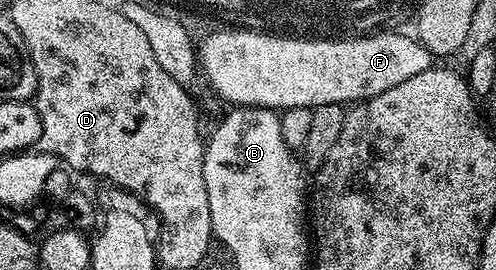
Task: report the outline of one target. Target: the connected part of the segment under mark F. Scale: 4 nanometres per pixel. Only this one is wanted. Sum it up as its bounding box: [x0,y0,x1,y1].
[197,34,433,110]

